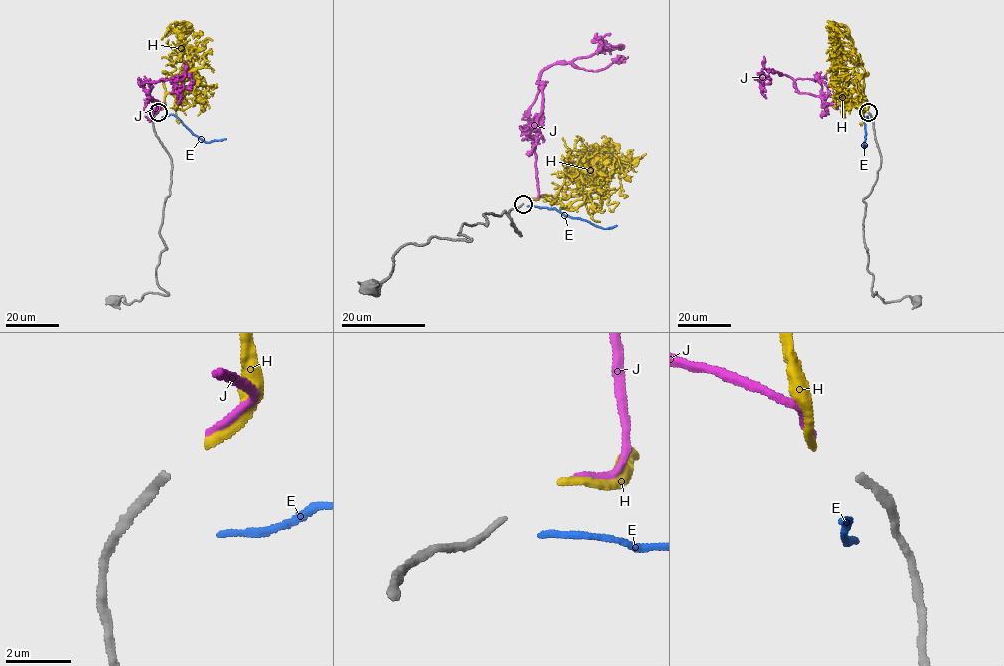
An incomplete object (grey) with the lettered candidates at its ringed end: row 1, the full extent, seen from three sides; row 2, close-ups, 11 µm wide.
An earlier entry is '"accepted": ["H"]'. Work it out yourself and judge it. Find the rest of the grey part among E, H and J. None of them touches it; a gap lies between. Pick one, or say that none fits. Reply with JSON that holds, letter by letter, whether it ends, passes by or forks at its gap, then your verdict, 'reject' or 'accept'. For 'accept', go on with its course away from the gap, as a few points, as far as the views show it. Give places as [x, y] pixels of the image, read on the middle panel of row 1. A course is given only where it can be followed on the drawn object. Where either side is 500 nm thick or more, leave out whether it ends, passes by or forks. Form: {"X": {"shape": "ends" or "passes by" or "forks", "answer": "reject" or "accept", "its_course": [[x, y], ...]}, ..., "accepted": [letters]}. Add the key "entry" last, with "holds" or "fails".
{"E": {"shape": "ends", "answer": "reject"}, "H": {"shape": "ends", "answer": "accept", "its_course": [[530, 199], [580, 194], [596, 155], [586, 148], [593, 145], [617, 165], [628, 153]]}, "J": {"shape": "ends", "answer": "reject"}, "accepted": ["H"], "entry": "holds"}

